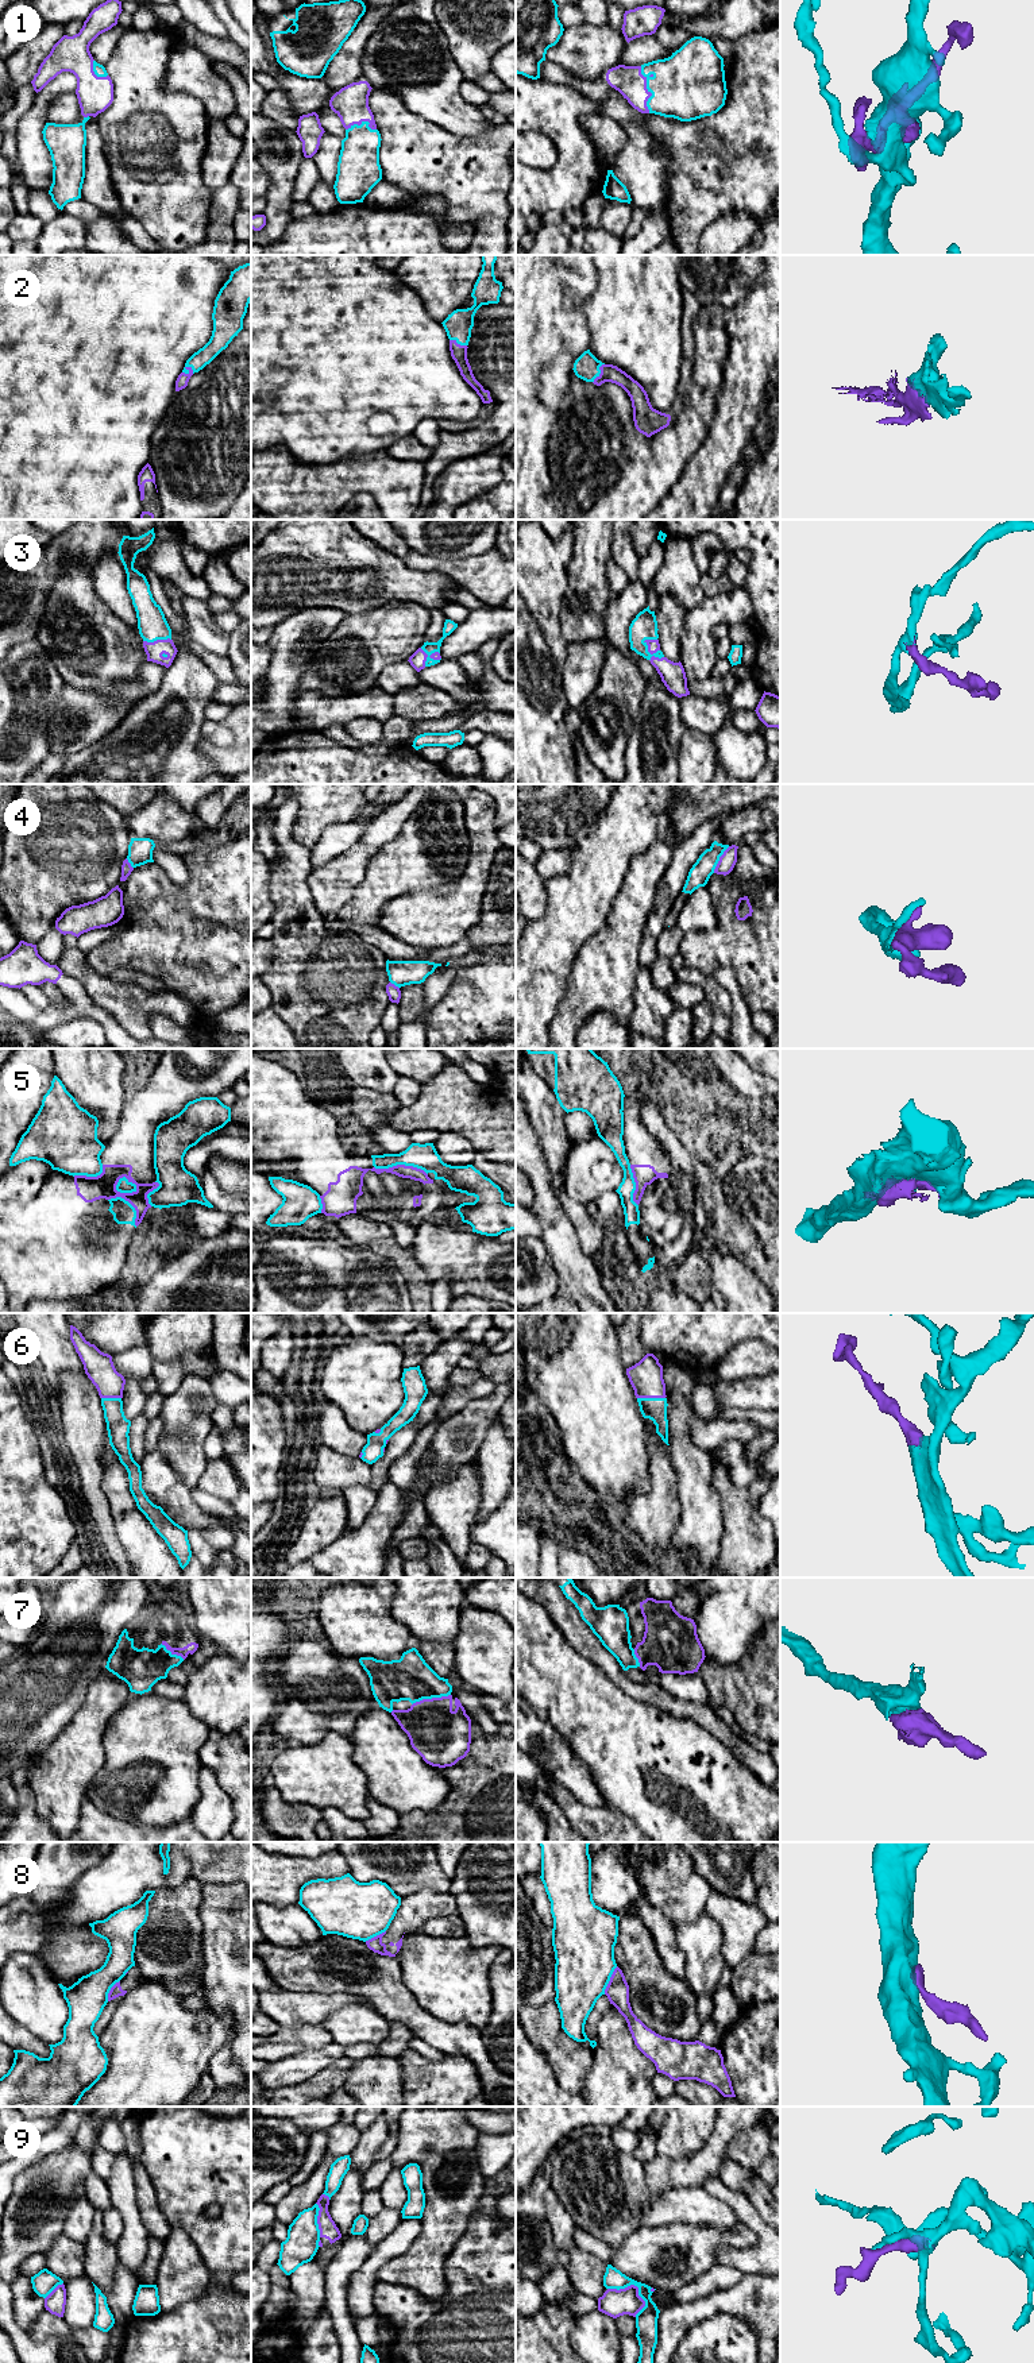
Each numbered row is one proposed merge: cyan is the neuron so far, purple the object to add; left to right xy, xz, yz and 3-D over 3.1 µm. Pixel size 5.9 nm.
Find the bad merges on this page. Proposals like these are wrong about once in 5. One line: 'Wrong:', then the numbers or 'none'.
Wrong: 4, 5, 8, 9

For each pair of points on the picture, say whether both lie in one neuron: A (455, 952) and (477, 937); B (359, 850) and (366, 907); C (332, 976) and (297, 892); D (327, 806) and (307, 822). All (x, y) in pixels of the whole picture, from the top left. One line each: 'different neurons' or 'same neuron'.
A: different neurons
B: different neurons
C: same neuron
D: same neuron

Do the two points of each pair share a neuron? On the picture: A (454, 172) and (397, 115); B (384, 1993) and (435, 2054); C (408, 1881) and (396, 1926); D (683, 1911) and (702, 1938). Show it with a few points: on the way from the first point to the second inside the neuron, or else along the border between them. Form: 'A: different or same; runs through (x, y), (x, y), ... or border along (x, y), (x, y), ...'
A: same; runs through (442, 158), (412, 130)
B: different; border along (415, 2035), (436, 2047), (444, 2055)
C: different; border along (435, 1889), (417, 1889), (401, 1898)
D: different; border along (703, 1910), (693, 1921), (679, 1922), (675, 1926)

